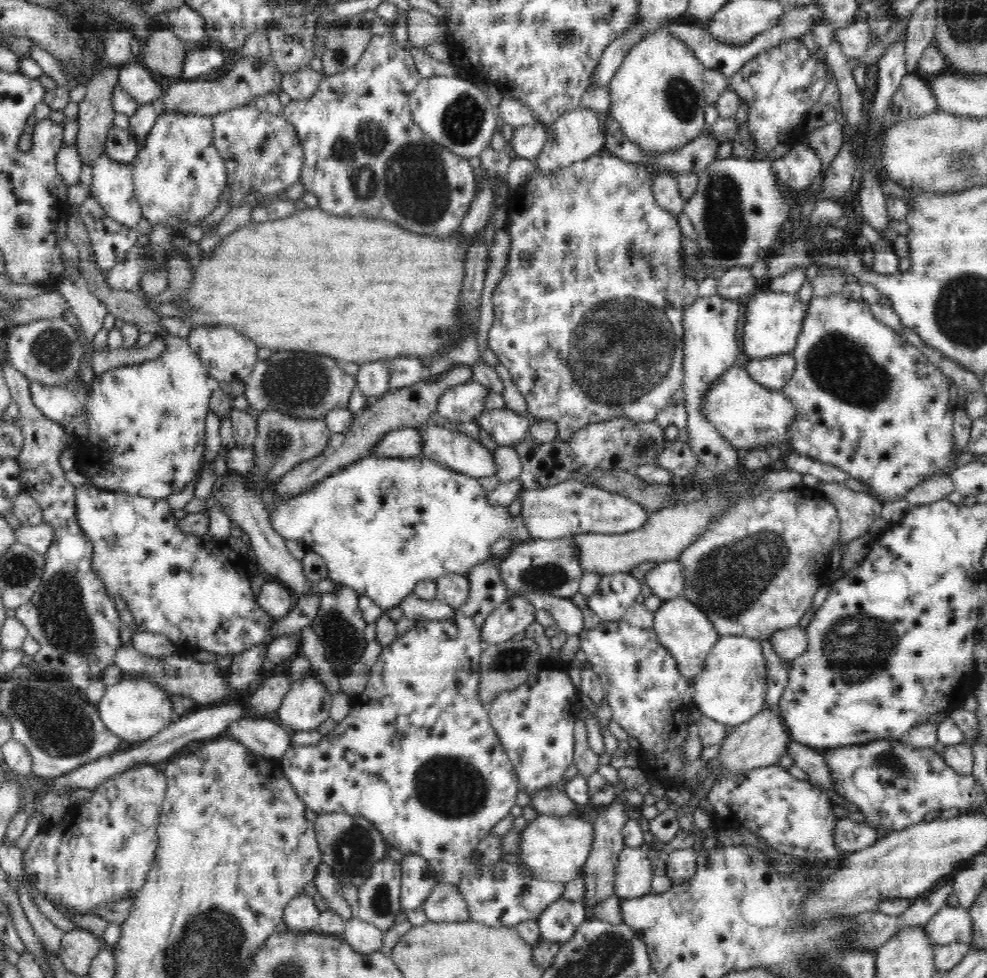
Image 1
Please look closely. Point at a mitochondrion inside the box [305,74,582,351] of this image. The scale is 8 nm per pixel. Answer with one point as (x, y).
(411, 174)

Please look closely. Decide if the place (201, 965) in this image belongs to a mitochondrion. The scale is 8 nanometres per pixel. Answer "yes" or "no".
yes

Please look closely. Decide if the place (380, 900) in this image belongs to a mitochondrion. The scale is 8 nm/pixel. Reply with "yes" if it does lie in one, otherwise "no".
yes

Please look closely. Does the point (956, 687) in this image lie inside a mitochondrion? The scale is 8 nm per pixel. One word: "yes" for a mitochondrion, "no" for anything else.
no

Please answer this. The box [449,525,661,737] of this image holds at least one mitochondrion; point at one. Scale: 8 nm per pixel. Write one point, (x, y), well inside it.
(552, 575)

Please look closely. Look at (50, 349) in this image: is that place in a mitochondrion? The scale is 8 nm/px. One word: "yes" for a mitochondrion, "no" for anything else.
yes

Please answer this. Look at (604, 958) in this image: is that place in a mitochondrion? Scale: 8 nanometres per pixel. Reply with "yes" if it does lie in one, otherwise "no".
yes

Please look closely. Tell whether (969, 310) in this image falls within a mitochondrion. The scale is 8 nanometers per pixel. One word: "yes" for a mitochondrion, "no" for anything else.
yes

